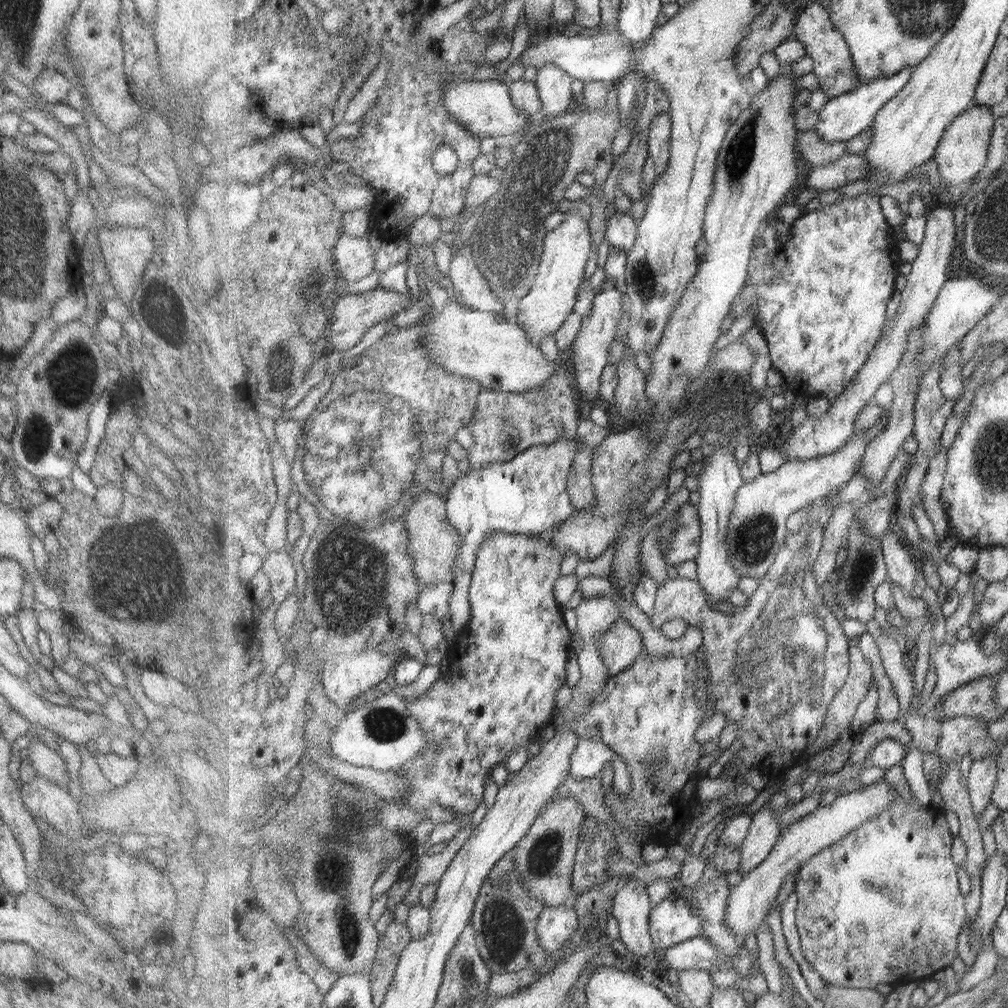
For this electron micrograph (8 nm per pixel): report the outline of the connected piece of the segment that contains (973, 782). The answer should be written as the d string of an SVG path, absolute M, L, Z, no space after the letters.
M987 756L987 758L974 760L969 774L968 786L973 809L981 818L985 808L991 804L996 788L997 762L995 758Z

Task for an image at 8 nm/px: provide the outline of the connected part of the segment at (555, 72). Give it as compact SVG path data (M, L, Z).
M547 63L537 69L534 83L538 86L541 100L544 104L545 118L553 118L567 112L576 104L573 102L574 79L565 70Z

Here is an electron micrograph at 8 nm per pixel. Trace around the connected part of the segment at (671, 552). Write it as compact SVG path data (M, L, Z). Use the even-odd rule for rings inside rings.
M687 502L677 511L676 533L665 543L668 565L678 565L687 560L695 560L700 554L702 528L698 508Z

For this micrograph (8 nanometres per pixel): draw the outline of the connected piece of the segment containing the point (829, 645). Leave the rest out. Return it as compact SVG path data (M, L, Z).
M810 515L808 523L805 523L800 530L795 532L788 532L786 534L786 543L781 546L779 554L775 557L775 562L771 565L769 572L760 580L758 588L754 591L753 595L748 598L744 607L735 608L711 608L707 604L707 598L705 594L699 592L700 582L698 579L691 580L687 578L681 578L680 576L674 579L667 579L665 583L659 586L659 590L656 594L656 607L654 608L653 615L651 617L652 623L661 628L665 623L676 618L686 620L690 626L698 626L701 629L703 635L702 649L705 653L706 664L710 670L710 678L712 684L713 694L716 698L715 712L725 714L727 723L736 722L741 728L738 731L737 738L741 740L743 744L742 749L737 752L737 756L733 758L731 765L727 766L729 770L729 779L736 779L737 776L743 776L751 770L757 770L761 774L765 774L772 778L781 777L782 773L796 766L805 757L805 752L820 735L820 732L824 728L826 715L828 714L829 705L836 698L836 694L844 687L844 684L849 678L850 672L850 639L845 636L845 630L843 630L842 621L838 619L838 616L832 611L830 606L825 602L825 593L823 586L818 583L816 579L816 572L814 567L816 566L816 560L820 556L821 548L823 548L823 539L825 526L820 526L817 521L816 515Z

